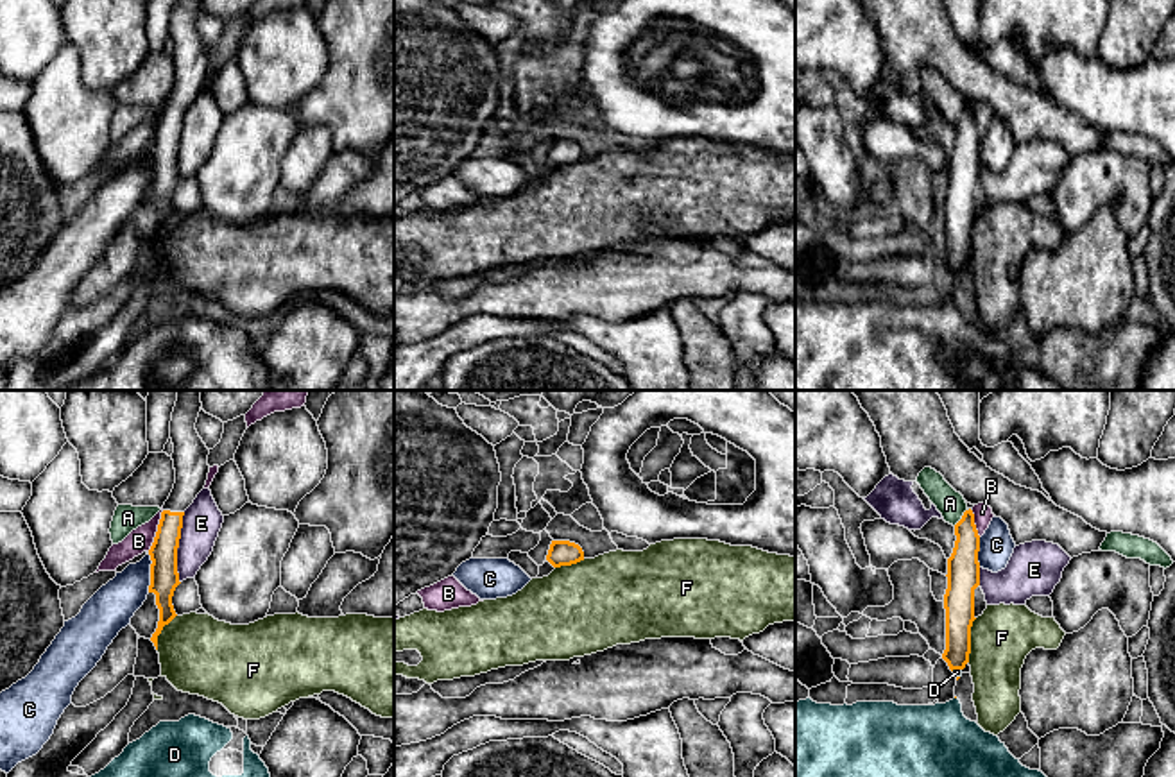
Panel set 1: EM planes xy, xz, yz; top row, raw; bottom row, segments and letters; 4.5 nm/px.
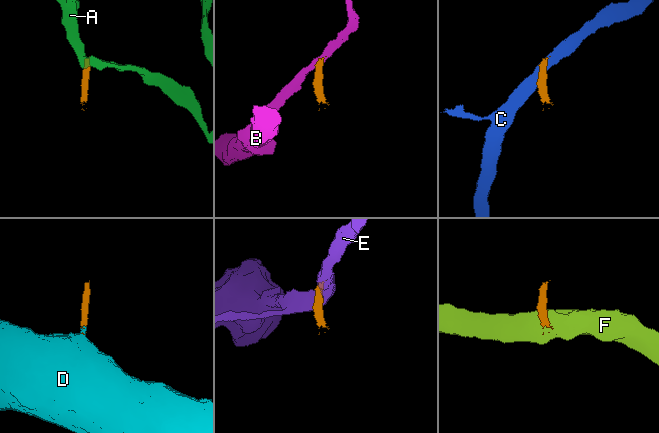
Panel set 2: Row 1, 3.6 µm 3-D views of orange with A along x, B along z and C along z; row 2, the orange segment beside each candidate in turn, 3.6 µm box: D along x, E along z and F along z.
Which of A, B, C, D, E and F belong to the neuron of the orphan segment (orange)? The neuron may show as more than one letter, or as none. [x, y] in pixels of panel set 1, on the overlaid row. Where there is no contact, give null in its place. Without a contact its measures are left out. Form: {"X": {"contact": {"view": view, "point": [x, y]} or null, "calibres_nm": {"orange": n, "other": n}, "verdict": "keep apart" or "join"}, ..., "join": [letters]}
{"A": {"contact": {"view": "yz", "point": [962, 516]}, "calibres_nm": {"orange": 140, "other": 120}, "verdict": "keep apart"}, "B": {"contact": {"view": "xy", "point": [158, 530]}, "calibres_nm": {"orange": 130, "other": 110}, "verdict": "keep apart"}, "C": {"contact": {"view": "xy", "point": [151, 572]}, "calibres_nm": {"orange": 130, "other": 200}, "verdict": "keep apart"}, "D": {"contact": {"view": "yz", "point": [955, 668]}, "calibres_nm": {"orange": 130, "other": 30}, "verdict": "join"}, "E": {"contact": {"view": "xy", "point": [178, 546]}, "calibres_nm": {"orange": 130, "other": 180}, "verdict": "keep apart"}, "F": {"contact": {"view": "yz", "point": [969, 640]}, "calibres_nm": {"orange": 140, "other": 280}, "verdict": "keep apart"}, "join": ["D"]}

